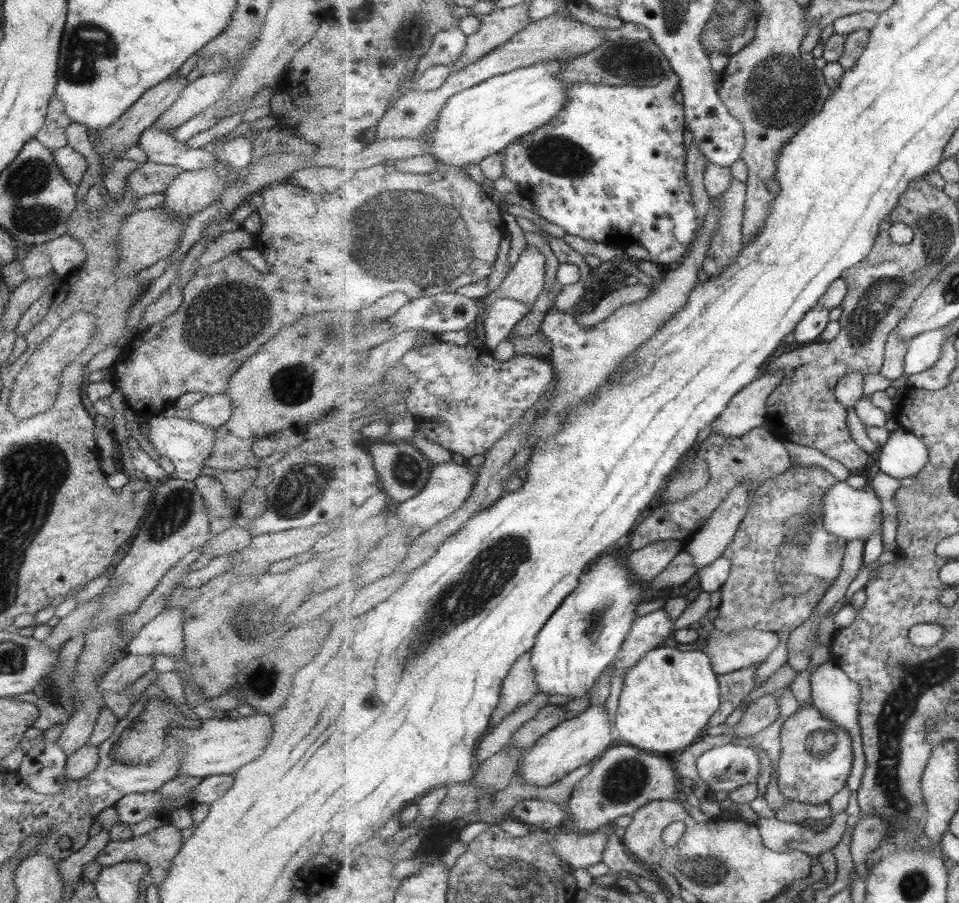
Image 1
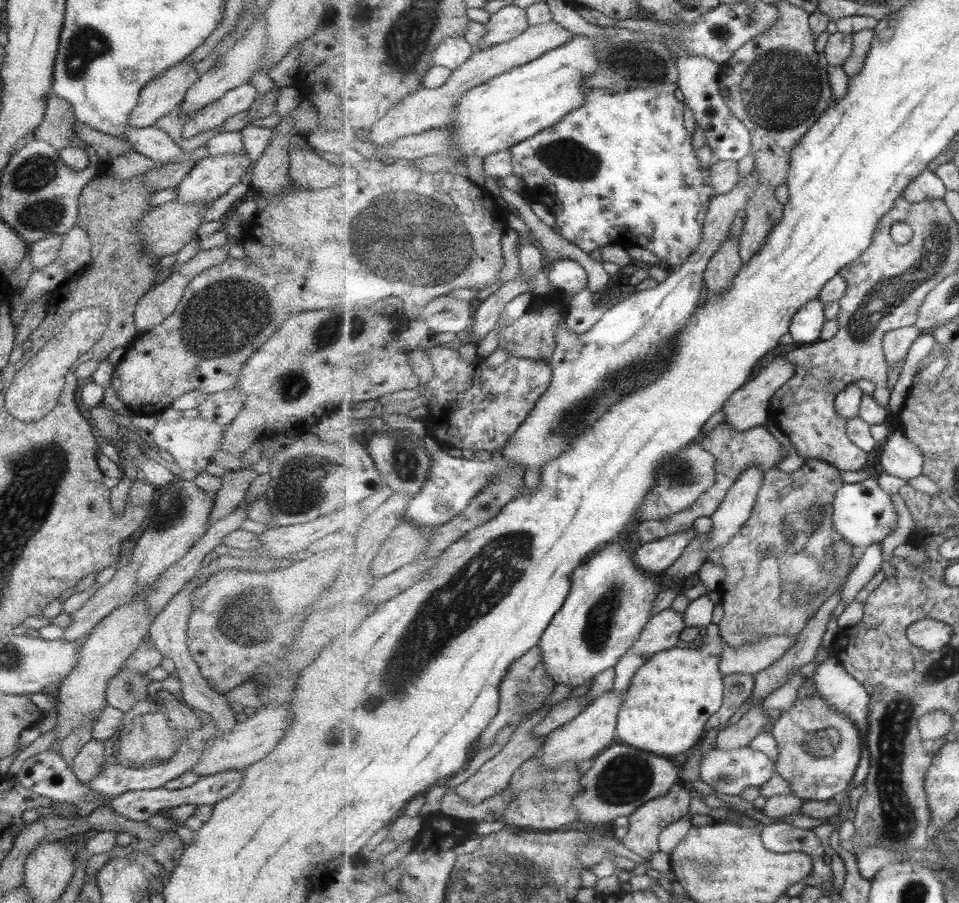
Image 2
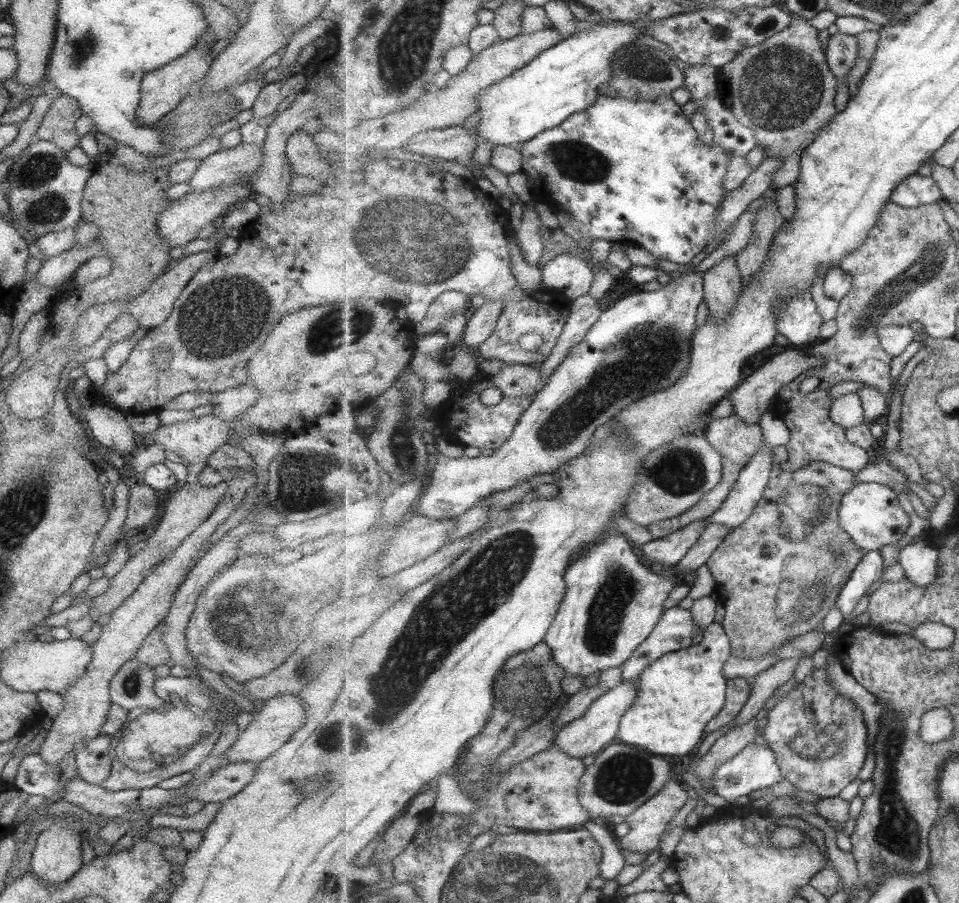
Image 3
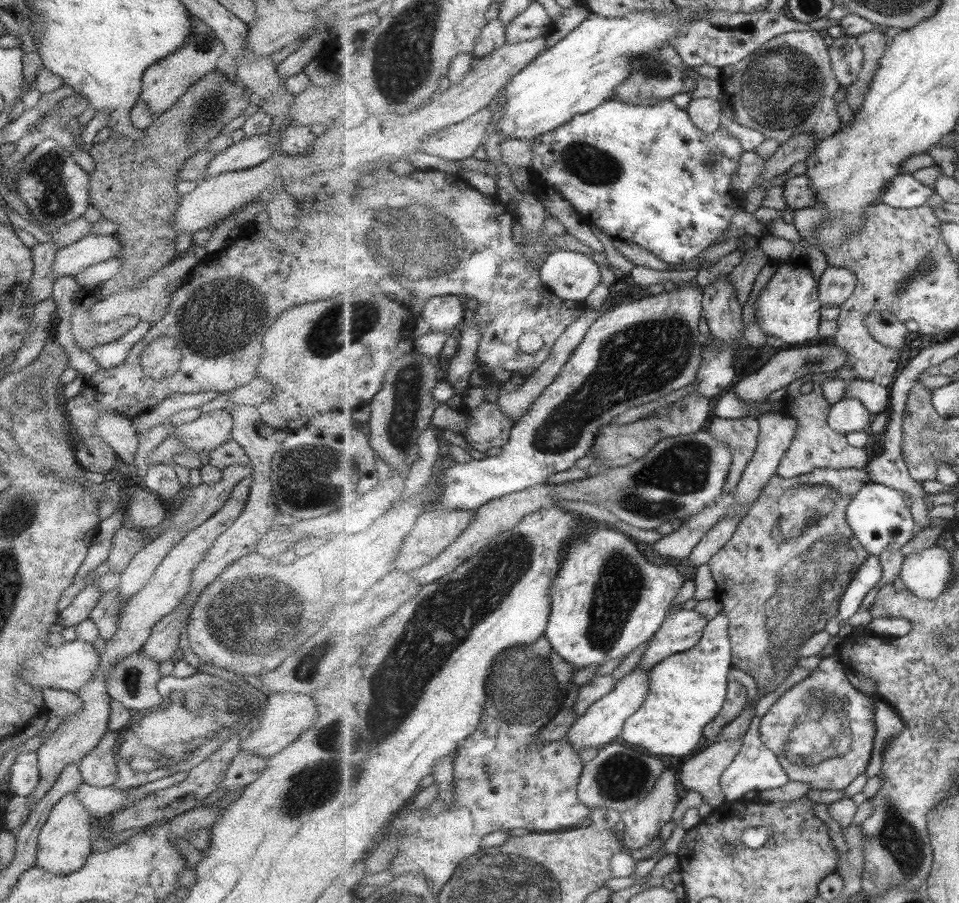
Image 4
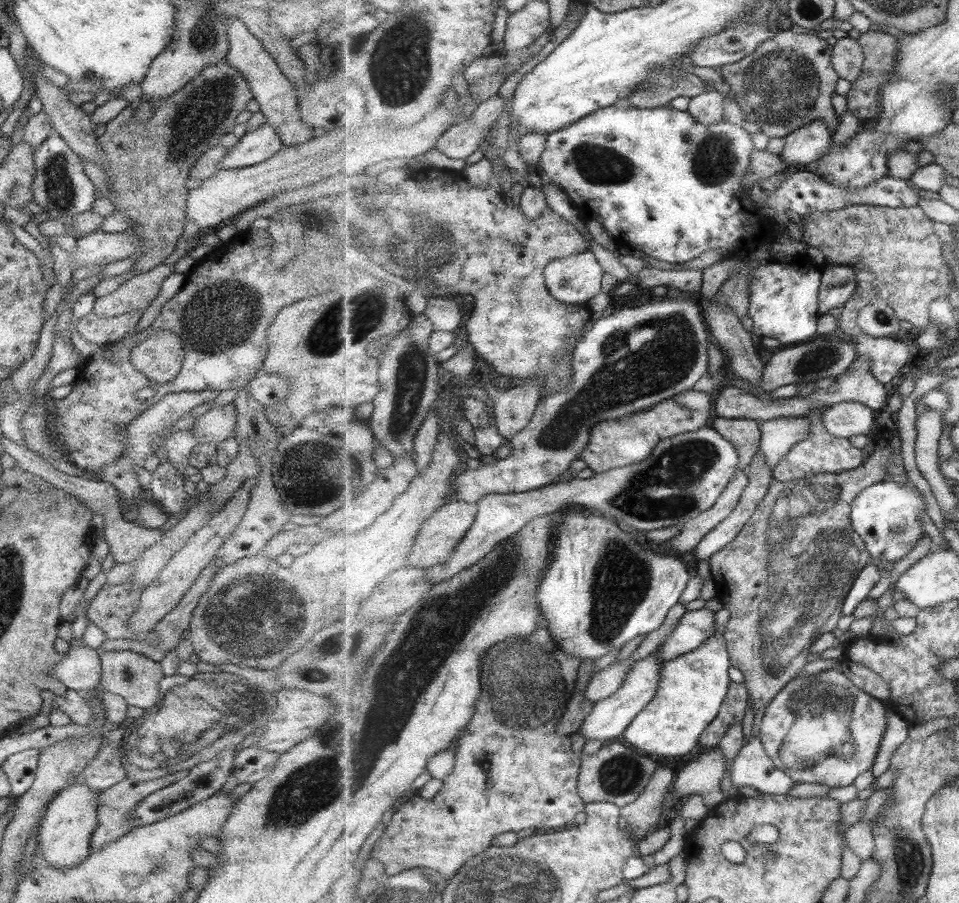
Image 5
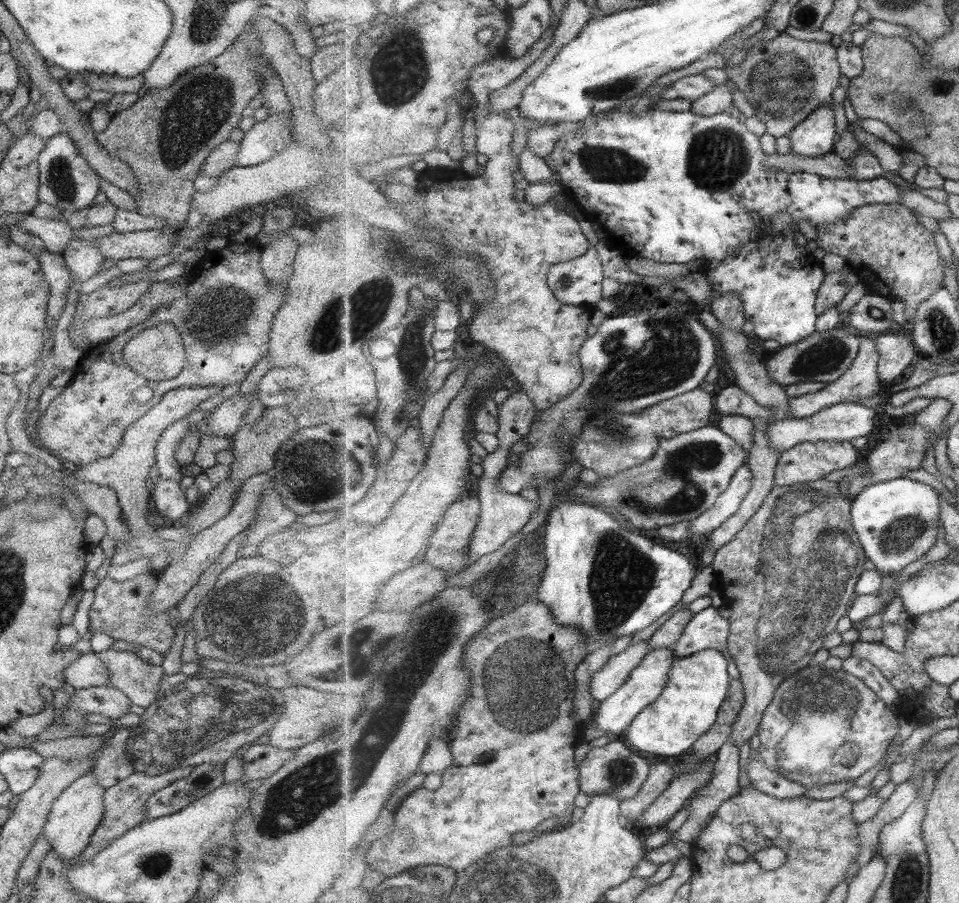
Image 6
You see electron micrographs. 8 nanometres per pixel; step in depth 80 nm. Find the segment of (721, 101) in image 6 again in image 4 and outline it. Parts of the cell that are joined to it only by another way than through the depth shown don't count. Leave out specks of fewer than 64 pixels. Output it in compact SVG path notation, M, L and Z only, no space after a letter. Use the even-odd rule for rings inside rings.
M699 97L689 102L686 111L692 121L705 133L711 135L723 122L726 122L725 114L721 110L720 99L711 97Z

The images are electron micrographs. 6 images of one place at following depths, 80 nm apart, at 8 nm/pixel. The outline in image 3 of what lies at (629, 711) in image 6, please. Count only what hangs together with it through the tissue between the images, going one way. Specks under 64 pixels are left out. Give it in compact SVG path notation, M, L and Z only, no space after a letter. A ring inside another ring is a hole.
M623 682L608 690L595 701L591 709L582 718L568 723L559 731L554 746L575 758L583 758L583 756L589 756L589 754L597 755L604 751L615 738L618 738L623 717L636 704L637 697L639 697L640 690L638 688L637 682Z

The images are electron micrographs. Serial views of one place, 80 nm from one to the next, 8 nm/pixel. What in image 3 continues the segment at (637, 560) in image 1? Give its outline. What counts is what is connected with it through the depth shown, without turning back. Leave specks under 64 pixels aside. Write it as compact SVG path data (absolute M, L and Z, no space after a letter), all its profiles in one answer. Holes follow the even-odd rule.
M708 518L695 521L667 537L655 539L643 545L643 555L648 560L648 564L651 561L671 567L679 564L688 555L689 550L698 543L707 527L706 522L708 522L707 526L711 523Z

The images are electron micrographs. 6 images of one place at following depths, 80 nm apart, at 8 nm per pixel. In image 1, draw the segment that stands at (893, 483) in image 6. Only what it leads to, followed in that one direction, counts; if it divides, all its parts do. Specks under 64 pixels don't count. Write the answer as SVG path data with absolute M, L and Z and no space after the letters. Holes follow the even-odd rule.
M870 479L866 487L859 489L849 486L846 481L839 481L824 496L824 511L826 512L824 524L828 531L848 541L858 538L864 538L867 541L876 532L883 530L883 502L877 496L875 486Z

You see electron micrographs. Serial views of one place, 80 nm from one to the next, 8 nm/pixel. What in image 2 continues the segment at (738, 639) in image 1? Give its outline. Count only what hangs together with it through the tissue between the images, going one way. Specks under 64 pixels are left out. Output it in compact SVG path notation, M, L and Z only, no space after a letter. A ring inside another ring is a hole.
M799 636L761 637L743 647L729 647L723 642L720 670L724 675L747 674L757 675L778 662L783 654L793 649Z

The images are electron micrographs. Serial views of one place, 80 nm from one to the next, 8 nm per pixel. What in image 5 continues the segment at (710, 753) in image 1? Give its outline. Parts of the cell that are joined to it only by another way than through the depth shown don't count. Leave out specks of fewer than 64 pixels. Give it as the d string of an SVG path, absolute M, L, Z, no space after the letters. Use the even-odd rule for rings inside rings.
M752 736L737 755L731 778L737 790L749 786L771 795L787 795L796 784L776 766L758 736Z

